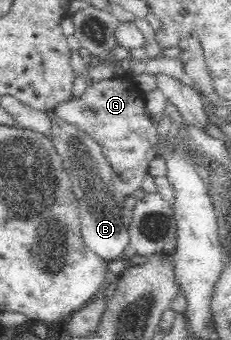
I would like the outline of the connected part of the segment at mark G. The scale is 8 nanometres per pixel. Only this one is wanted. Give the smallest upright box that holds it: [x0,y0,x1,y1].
[54,75,157,198]

